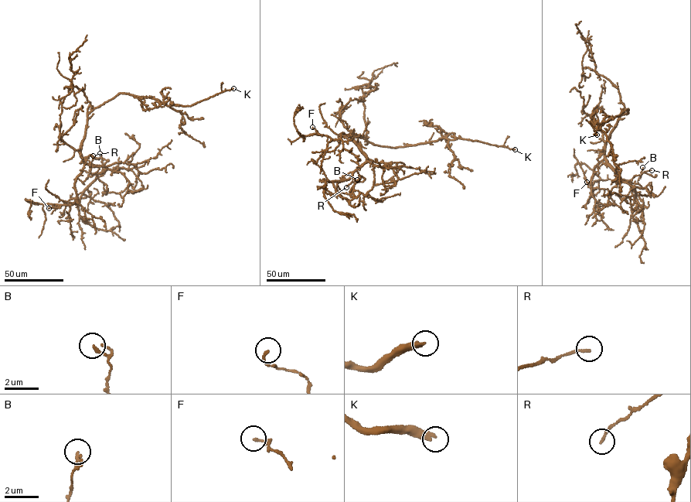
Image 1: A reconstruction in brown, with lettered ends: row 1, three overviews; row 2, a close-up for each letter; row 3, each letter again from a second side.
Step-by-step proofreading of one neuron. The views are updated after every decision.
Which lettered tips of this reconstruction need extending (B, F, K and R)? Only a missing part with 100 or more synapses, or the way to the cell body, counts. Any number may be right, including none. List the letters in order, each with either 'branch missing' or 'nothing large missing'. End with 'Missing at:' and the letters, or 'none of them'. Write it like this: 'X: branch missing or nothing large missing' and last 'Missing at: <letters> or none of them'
B: nothing large missing
F: nothing large missing
K: branch missing
R: nothing large missing
Missing at: K

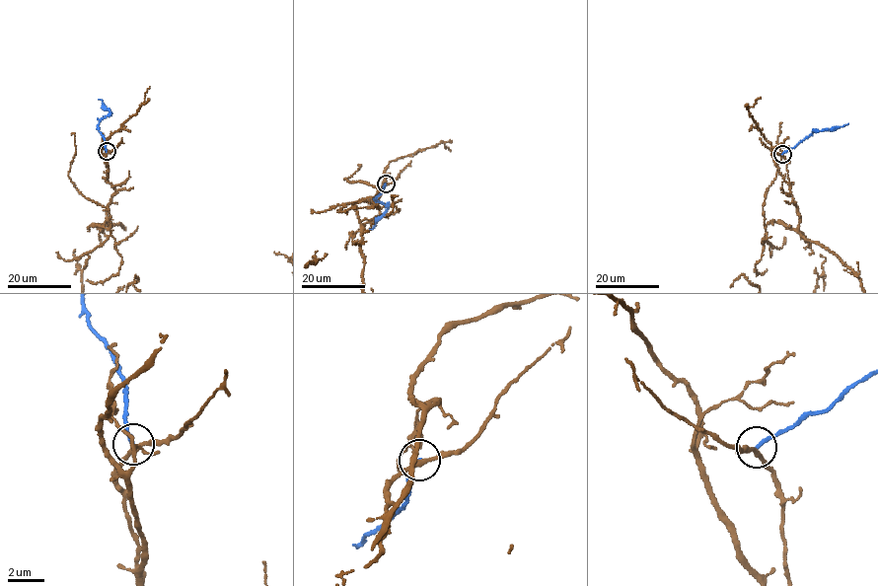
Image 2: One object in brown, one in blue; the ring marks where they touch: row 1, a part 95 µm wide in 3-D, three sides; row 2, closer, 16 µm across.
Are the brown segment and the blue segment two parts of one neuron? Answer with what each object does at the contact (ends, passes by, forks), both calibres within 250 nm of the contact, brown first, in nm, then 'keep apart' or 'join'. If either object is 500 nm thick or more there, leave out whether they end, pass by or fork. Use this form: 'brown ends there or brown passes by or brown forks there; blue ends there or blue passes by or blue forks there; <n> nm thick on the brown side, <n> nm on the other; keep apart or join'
brown passes by; blue ends there; 240 nm thick on the brown side, 240 nm on the other; keep apart

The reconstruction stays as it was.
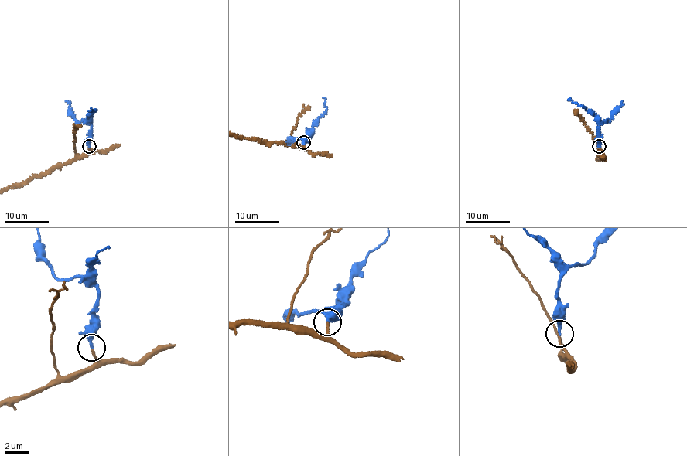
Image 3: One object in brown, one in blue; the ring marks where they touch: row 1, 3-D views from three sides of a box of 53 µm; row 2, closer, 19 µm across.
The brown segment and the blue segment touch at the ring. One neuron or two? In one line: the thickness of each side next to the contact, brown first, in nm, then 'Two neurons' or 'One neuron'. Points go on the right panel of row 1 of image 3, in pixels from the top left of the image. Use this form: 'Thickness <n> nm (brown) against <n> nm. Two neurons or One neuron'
Thickness 190 nm (brown) against 280 nm. One neuron

